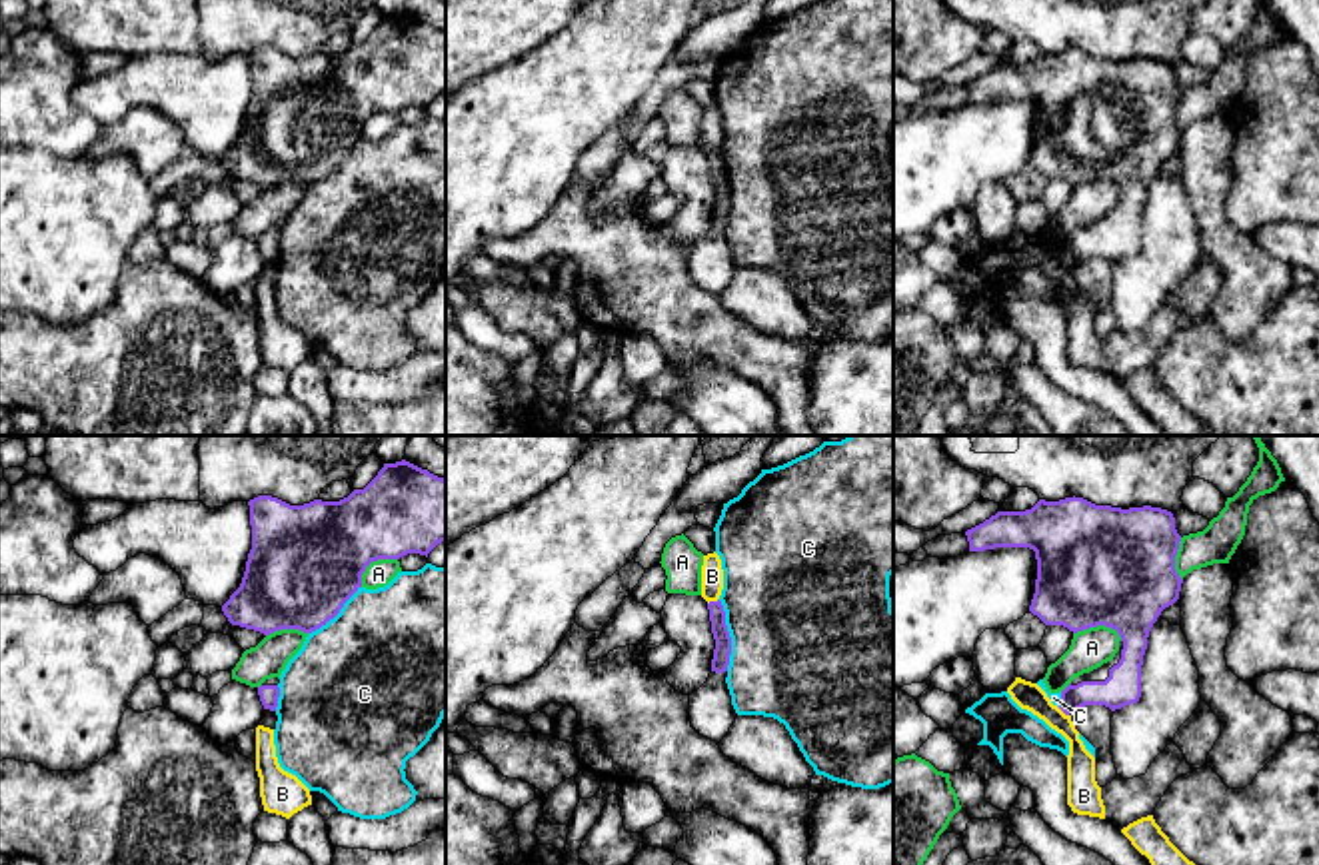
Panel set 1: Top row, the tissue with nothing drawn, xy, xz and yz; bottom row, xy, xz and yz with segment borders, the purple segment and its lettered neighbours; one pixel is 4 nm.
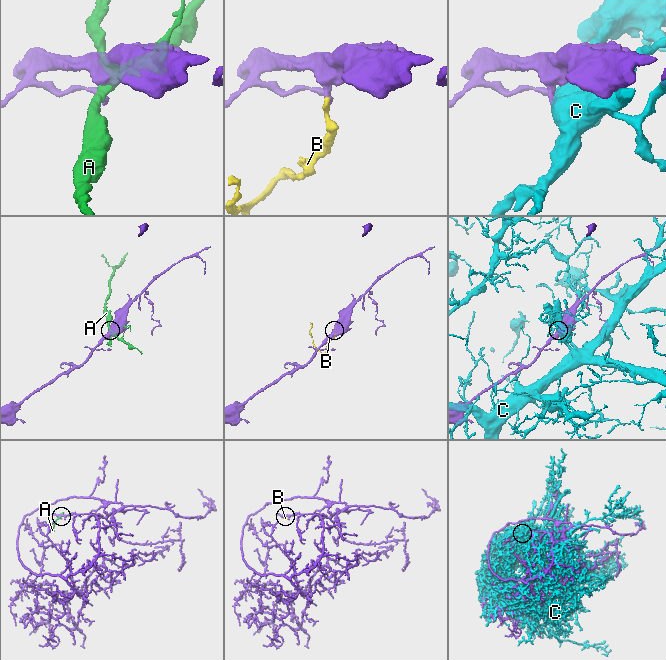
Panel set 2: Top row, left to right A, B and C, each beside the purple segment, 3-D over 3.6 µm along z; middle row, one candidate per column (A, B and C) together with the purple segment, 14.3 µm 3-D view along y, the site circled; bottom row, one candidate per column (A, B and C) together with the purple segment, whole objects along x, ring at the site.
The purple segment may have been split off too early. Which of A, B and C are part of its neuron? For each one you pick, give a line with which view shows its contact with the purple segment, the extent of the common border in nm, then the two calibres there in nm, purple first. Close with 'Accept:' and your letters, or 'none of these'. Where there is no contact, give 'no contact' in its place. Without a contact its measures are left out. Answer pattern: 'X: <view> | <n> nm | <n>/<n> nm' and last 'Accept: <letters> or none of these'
Accept: none of these

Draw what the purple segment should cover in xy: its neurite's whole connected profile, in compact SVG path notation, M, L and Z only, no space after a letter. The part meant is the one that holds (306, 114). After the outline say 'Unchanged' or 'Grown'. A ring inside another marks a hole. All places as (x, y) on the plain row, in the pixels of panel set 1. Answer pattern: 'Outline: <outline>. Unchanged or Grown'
Outline: M406 12L384 16L378 28L340 54L290 58L272 48L248 54L252 102L240 140L222 158L232 178L270 188L280 182L312 186L334 172L362 140L372 114L426 108L446 94L446 32Z. Unchanged

